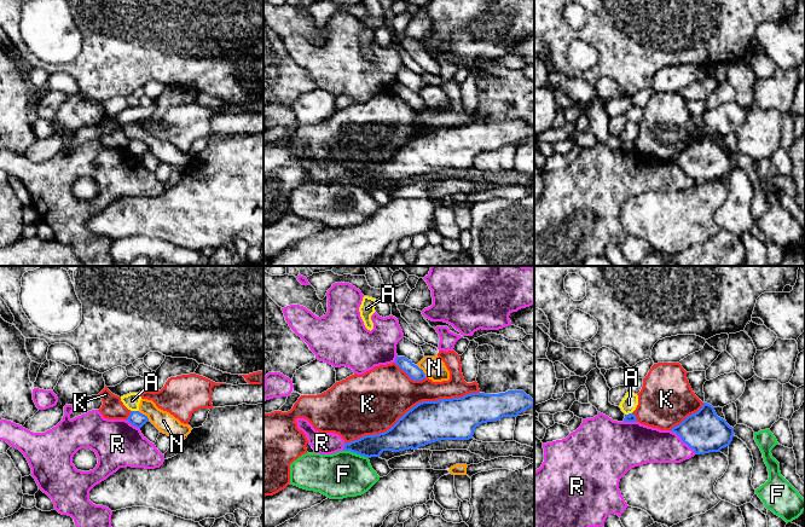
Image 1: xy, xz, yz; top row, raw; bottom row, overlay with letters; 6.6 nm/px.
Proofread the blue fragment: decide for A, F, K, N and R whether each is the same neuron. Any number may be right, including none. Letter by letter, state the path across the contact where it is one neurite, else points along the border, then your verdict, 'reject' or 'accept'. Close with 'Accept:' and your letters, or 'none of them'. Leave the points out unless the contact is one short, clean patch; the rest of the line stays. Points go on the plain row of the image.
A: border xy (132, 139), (138, 140); reject
F: reject
K: reject
N: reject
R: reject
Accept: none of them

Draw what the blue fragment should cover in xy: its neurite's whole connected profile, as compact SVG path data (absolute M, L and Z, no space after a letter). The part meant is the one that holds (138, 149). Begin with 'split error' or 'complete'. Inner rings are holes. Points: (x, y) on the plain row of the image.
complete; M132 140L127 150L140 158L146 151L149 151L149 147L139 140Z

